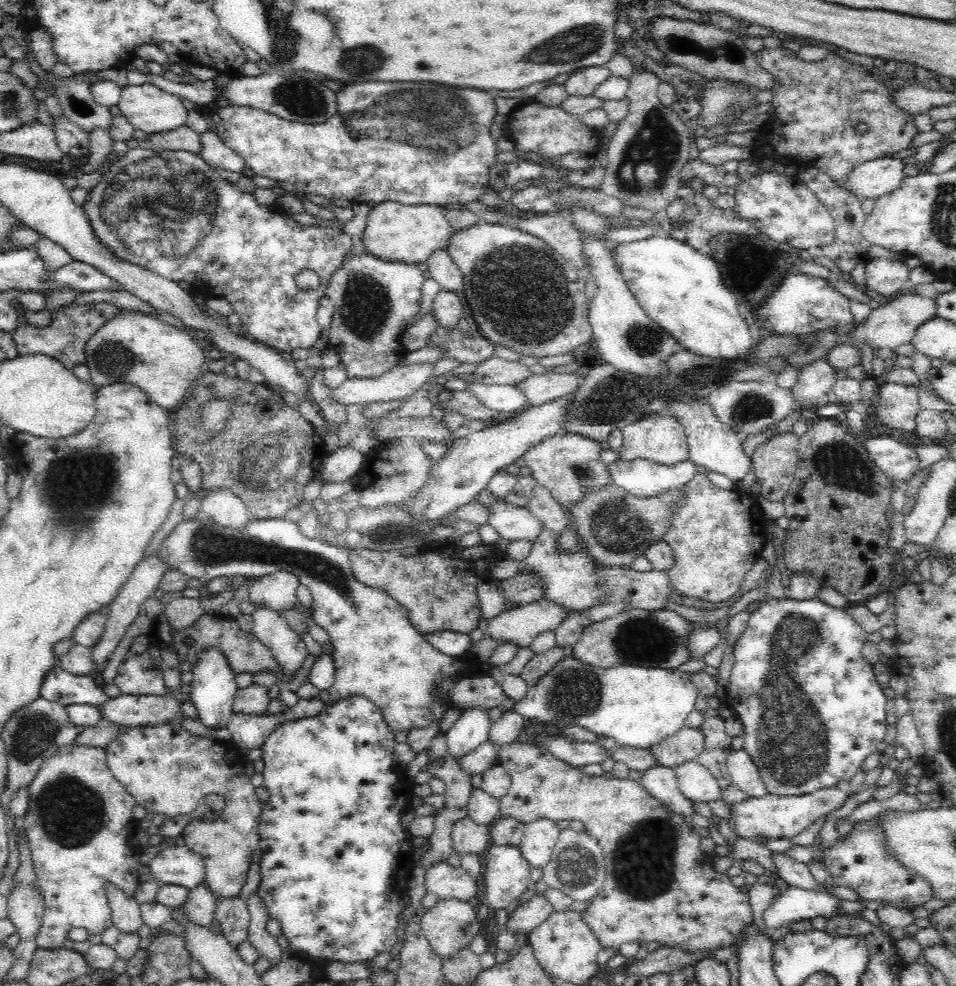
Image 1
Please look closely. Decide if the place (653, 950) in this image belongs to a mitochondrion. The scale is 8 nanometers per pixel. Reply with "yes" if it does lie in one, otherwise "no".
no

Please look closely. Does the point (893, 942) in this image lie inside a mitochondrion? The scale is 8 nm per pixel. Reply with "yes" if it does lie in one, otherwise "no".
no

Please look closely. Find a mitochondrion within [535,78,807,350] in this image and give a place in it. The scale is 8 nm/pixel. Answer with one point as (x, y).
(655, 142)

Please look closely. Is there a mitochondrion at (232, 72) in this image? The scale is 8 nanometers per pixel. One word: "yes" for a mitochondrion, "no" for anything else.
no

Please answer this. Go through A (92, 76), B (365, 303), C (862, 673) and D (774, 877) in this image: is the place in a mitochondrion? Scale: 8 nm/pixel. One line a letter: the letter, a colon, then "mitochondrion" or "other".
A: other
B: mitochondrion
C: other
D: other

